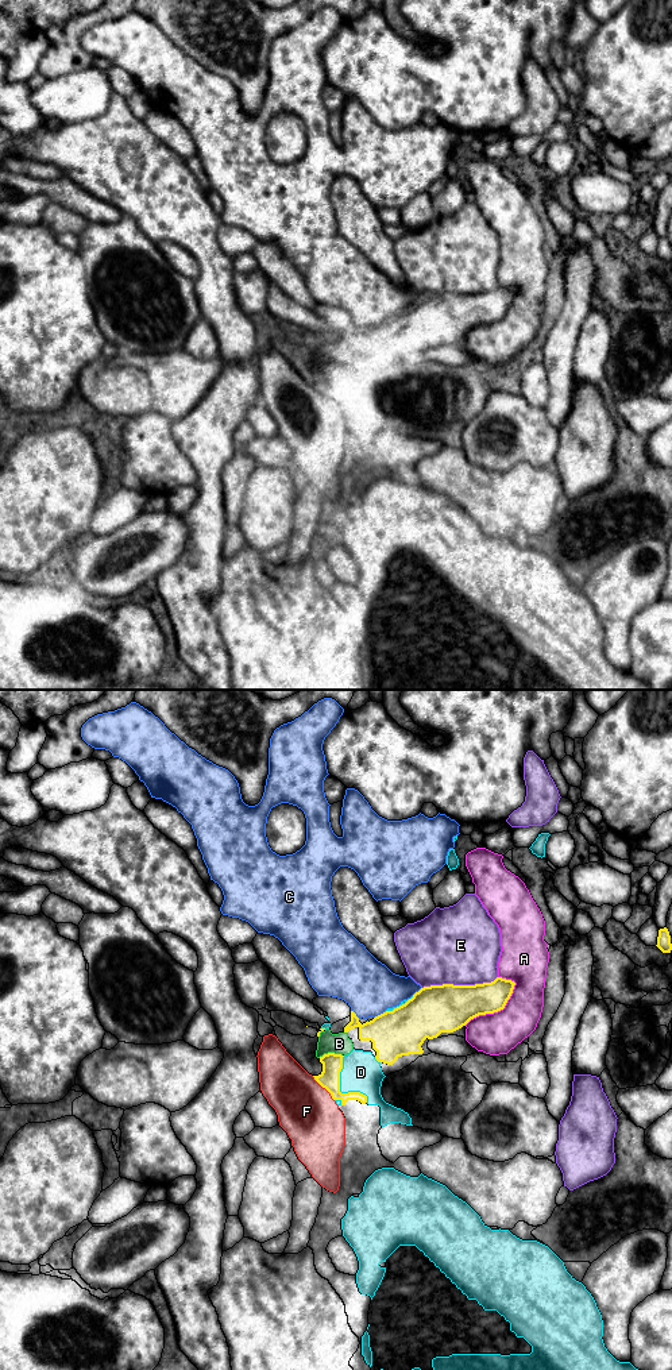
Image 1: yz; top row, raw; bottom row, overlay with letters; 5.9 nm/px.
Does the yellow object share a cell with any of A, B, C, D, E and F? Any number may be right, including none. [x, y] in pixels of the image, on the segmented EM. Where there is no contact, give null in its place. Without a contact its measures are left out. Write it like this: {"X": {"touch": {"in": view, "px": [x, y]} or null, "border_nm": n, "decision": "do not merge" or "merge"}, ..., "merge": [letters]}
{"A": {"touch": {"in": "yz", "px": [495, 1011]}, "border_nm": 400, "decision": "do not merge"}, "B": {"touch": {"in": "yz", "px": [329, 1053]}, "border_nm": 140, "decision": "merge"}, "C": {"touch": {"in": "yz", "px": [378, 1015]}, "border_nm": 80, "decision": "do not merge"}, "D": {"touch": {"in": "yz", "px": [339, 1089]}, "border_nm": 320, "decision": "do not merge"}, "E": {"touch": {"in": "yz", "px": [459, 985]}, "border_nm": 460, "decision": "do not merge"}, "F": {"touch": {"in": "yz", "px": [324, 1087]}, "border_nm": 200, "decision": "do not merge"}, "merge": ["B"]}

